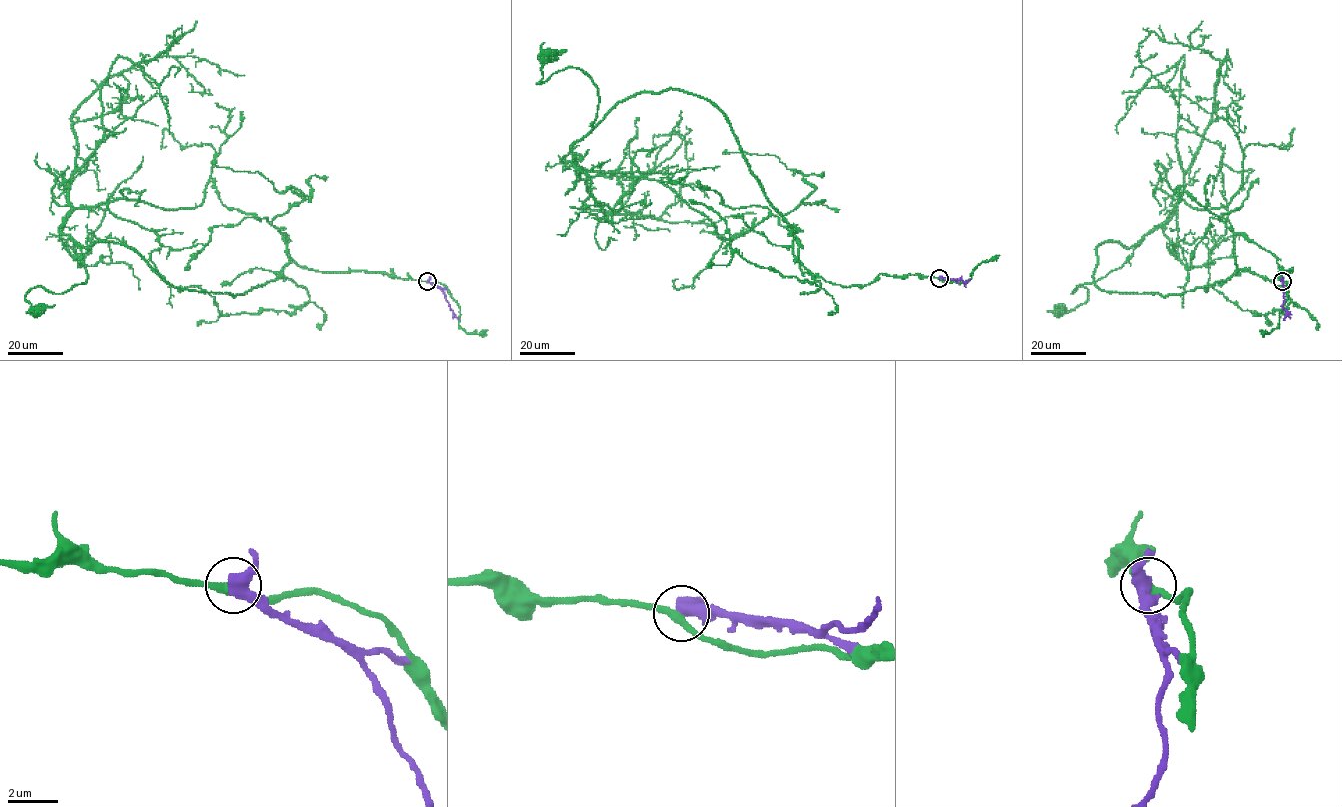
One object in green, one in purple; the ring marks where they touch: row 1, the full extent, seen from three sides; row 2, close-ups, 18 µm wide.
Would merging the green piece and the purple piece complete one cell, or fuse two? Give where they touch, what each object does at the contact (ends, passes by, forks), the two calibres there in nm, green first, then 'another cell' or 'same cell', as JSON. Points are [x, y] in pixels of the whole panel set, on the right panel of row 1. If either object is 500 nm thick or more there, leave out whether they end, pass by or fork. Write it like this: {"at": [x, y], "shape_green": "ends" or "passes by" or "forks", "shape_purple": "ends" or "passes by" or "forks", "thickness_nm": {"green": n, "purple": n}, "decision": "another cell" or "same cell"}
{"at": [1282, 281], "shape_green": "passes by", "shape_purple": "passes by", "thickness_nm": {"green": 300, "purple": 480}, "decision": "another cell"}

